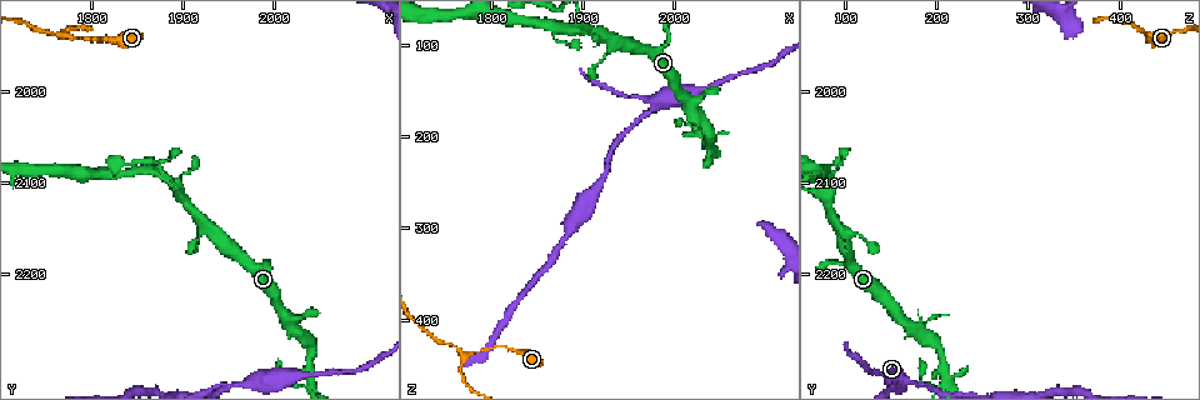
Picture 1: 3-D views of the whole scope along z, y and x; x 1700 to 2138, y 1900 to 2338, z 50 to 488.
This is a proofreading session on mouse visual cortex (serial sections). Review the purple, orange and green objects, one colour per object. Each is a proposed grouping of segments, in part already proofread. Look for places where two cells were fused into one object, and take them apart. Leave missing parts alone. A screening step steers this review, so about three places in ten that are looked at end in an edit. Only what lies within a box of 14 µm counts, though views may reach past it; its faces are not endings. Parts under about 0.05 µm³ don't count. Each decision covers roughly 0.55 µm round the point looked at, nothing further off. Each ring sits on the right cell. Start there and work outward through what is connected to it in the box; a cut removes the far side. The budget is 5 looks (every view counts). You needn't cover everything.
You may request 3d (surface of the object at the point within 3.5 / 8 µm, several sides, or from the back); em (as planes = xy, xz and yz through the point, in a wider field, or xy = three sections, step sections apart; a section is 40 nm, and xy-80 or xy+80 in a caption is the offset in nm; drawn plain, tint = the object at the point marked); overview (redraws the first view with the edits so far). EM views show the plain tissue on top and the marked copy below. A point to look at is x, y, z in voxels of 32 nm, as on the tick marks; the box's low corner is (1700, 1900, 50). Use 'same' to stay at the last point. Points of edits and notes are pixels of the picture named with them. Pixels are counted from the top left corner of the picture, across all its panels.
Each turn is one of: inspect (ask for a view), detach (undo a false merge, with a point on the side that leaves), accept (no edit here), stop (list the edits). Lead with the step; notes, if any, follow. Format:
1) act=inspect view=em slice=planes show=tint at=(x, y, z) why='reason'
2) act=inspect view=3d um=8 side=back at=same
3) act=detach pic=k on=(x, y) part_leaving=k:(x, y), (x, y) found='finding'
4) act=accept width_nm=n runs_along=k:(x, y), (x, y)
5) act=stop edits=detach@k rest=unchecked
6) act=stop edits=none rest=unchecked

act=inspect view=3d um=3.5 at=(1895, 2115, 80) why='two arms in line, one across'

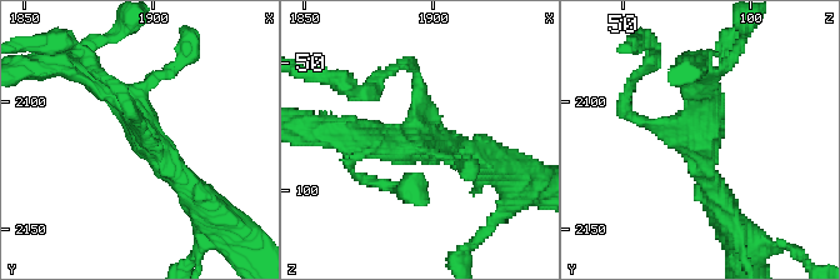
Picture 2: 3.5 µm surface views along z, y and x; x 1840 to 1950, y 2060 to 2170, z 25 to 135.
act=inspect view=em slice=xy step=5 show=tint at=(1896, 2114, 83) why='now the EM'

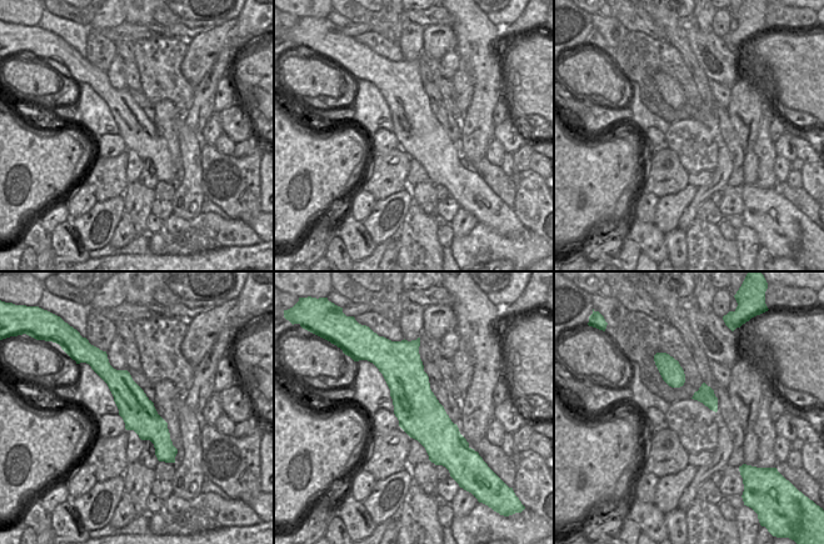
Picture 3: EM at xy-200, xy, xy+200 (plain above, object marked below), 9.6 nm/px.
act=accept runs_along=2:(203, 201), (134, 109), (91, 75) found='continuous, no second cell'

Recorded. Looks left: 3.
act=inspect view=3d um=3.5 at=(1975, 2315, 170)

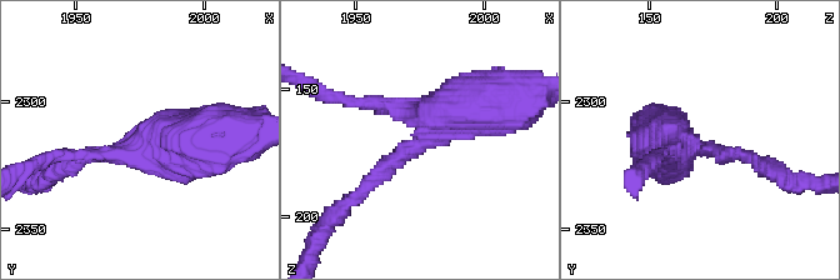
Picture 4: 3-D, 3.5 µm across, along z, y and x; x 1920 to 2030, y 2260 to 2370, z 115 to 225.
act=inspect view=em slice=xy step=2 show=tint at=(1979, 2317, 169) why='now the EM'

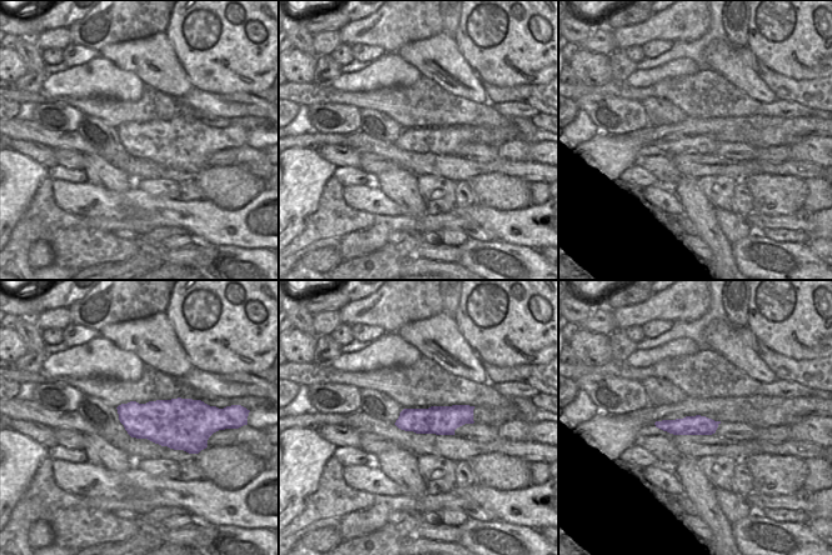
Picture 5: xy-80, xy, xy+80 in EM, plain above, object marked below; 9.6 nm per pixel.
act=accept runs_along=4:(509, 90), (459, 109), (378, 176) found='continuous, no second cell'

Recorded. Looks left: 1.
act=stop edits=none rest=unchecked

